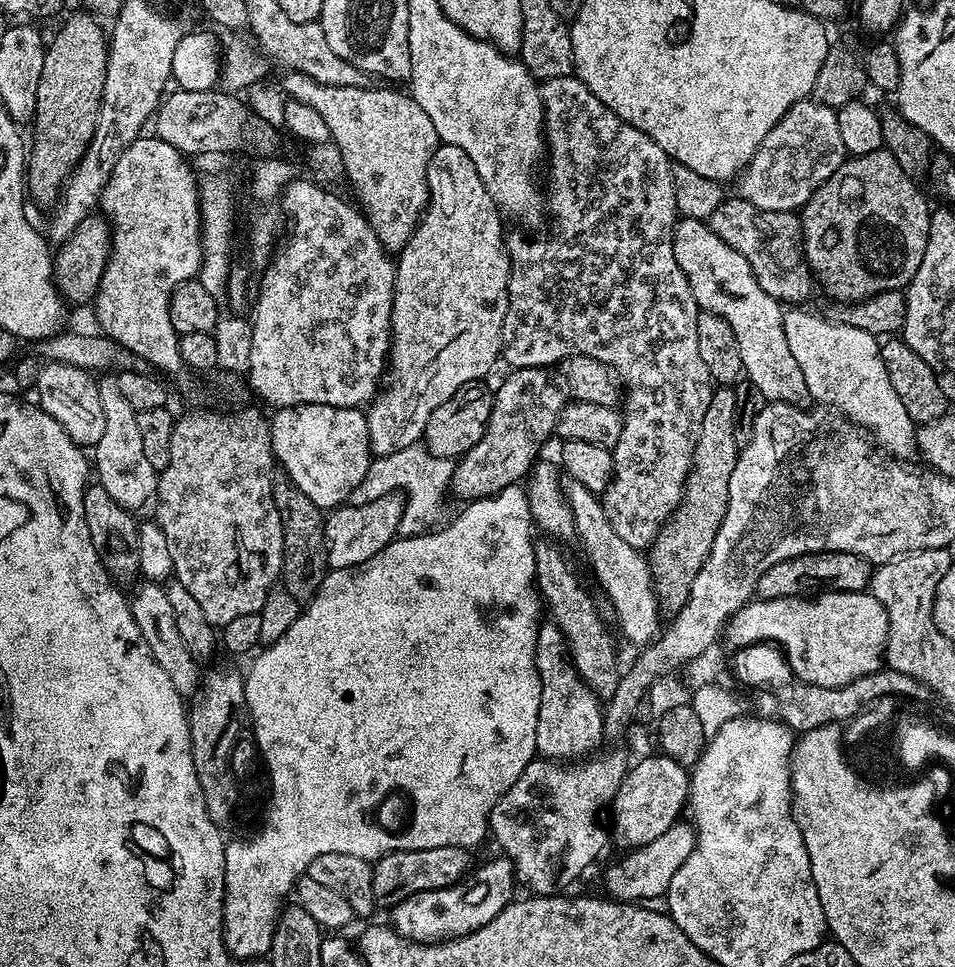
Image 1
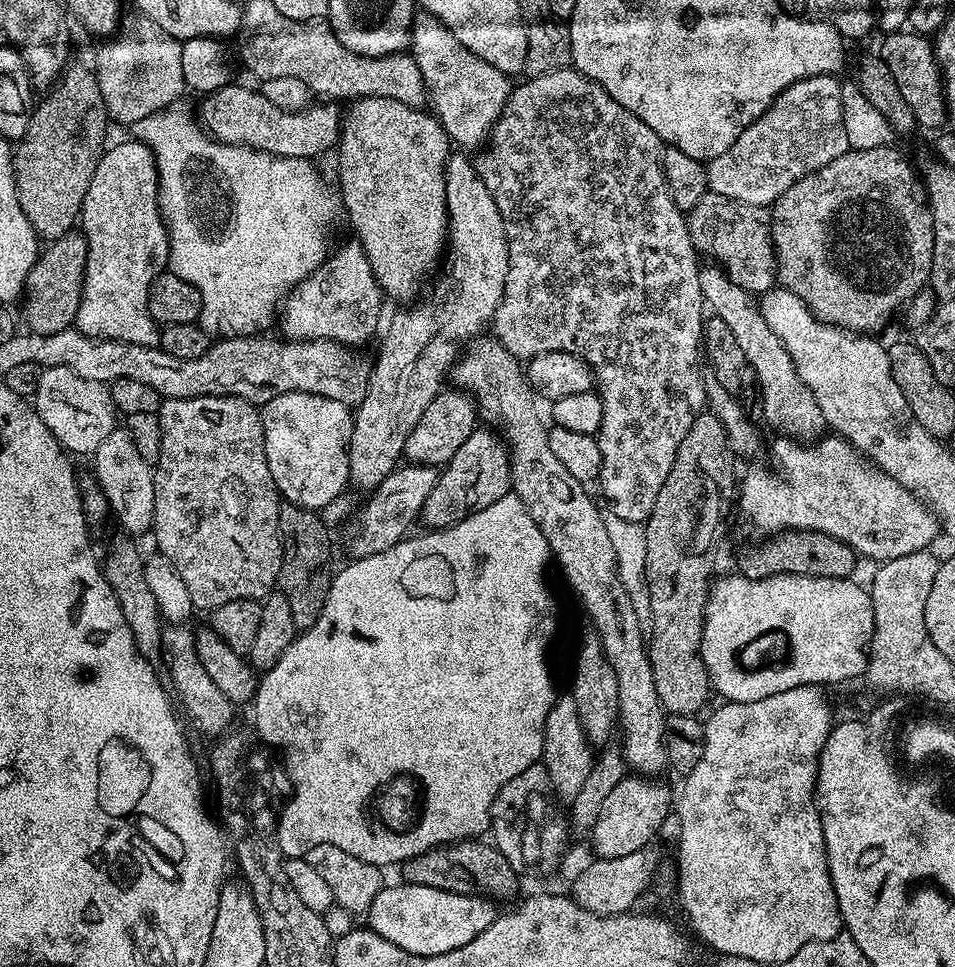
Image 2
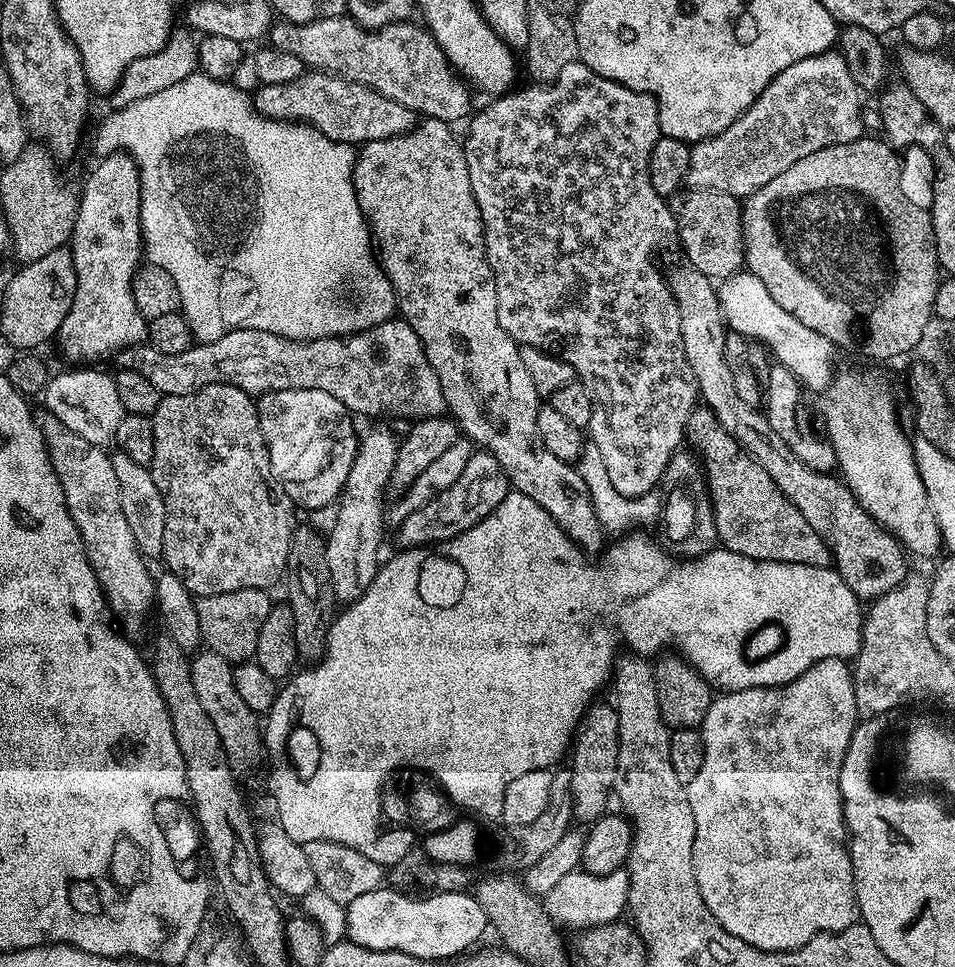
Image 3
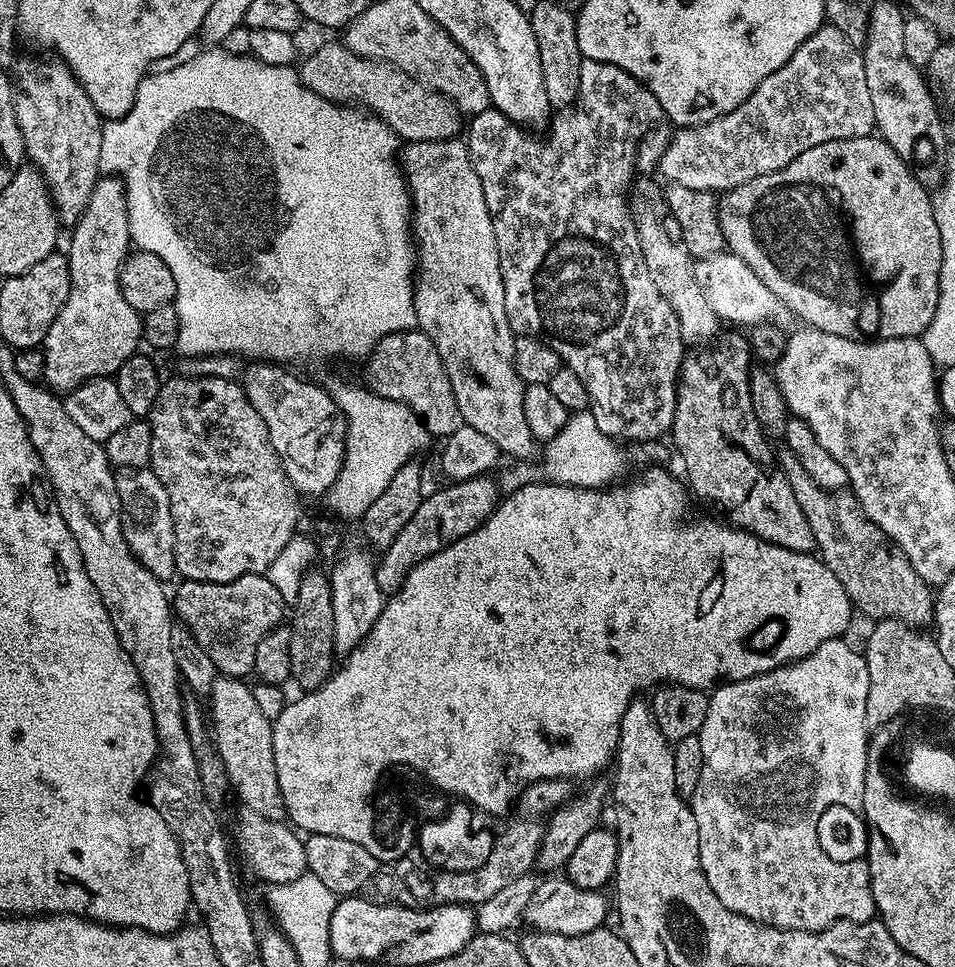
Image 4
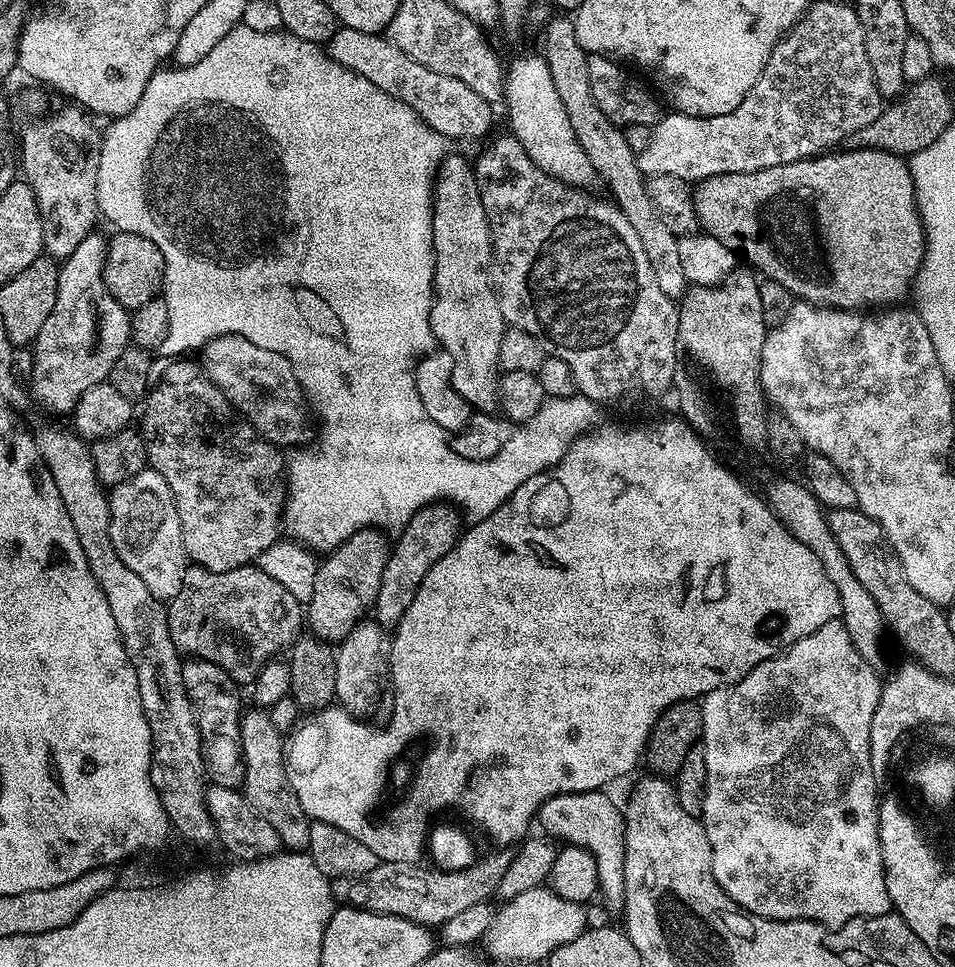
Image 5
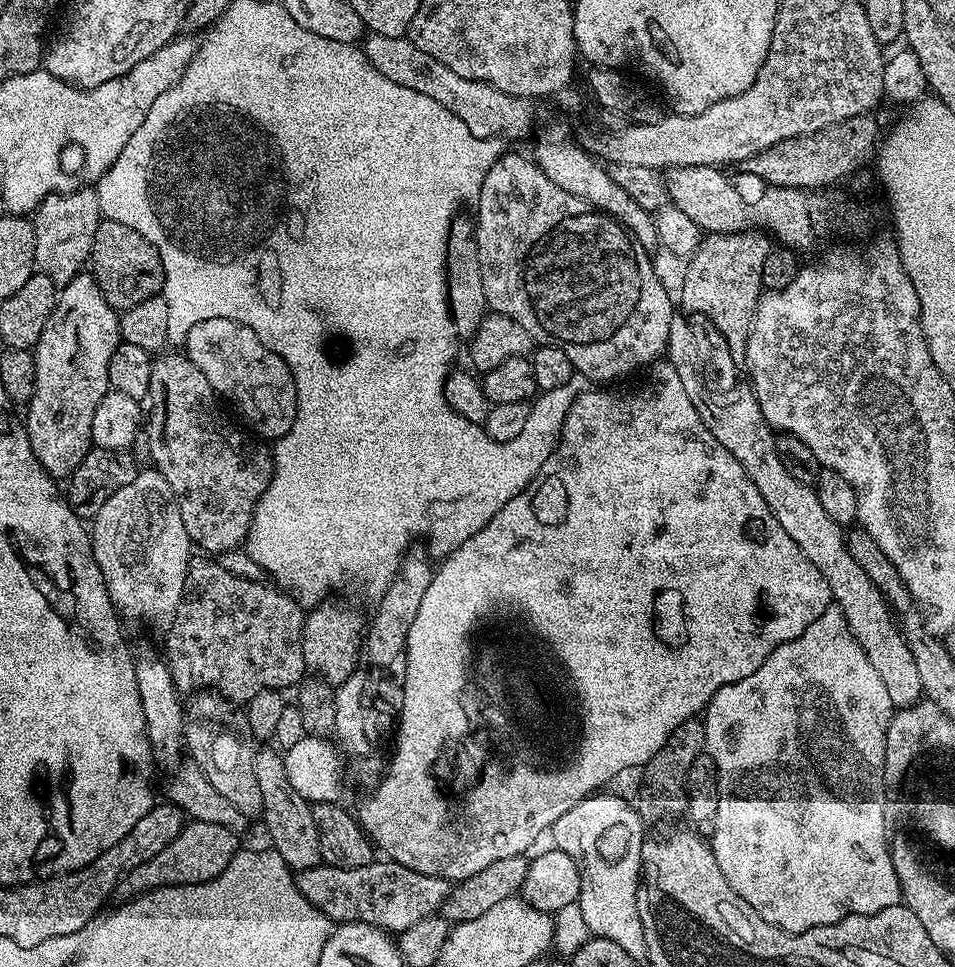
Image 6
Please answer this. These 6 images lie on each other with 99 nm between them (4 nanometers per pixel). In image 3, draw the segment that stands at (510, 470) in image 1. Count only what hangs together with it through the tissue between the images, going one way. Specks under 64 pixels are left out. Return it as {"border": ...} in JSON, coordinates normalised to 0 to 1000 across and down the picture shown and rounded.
{"border":[[[495,466],[492,478],[488,478],[488,486],[480,493],[480,498],[467,507],[455,510],[446,523],[434,527],[414,547],[415,558],[420,568],[443,567],[453,563],[462,563],[464,558],[475,556],[492,544],[505,540],[515,528],[532,514],[534,502],[532,491],[526,486],[523,478],[512,467]]]}

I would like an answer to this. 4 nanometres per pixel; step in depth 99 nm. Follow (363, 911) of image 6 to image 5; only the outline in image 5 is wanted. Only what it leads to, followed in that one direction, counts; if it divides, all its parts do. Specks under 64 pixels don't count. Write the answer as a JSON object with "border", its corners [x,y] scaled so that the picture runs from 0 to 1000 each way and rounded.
{"border":[[[519,880],[524,881],[515,881],[508,889],[499,888],[493,898],[479,902],[460,901],[452,896],[440,898],[436,893],[398,891],[392,900],[387,900],[387,904],[349,909],[348,926],[360,937],[425,949],[435,956],[460,958],[484,945],[484,941],[489,941],[491,937],[501,937],[519,927],[519,917],[526,912],[526,904],[530,904],[537,887],[535,880]]]}

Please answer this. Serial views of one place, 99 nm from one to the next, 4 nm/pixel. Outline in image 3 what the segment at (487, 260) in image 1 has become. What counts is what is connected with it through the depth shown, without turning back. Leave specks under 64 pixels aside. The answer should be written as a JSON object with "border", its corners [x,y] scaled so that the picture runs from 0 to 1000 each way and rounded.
{"border":[[[390,443],[382,451],[380,448],[376,452],[373,473],[352,521],[354,540],[350,540],[350,548],[346,548],[341,556],[341,581],[346,585],[353,622],[374,620],[394,596],[400,579],[398,562],[402,558],[404,547],[402,508],[407,508],[410,498],[416,462],[416,452],[410,452],[406,443]]]}

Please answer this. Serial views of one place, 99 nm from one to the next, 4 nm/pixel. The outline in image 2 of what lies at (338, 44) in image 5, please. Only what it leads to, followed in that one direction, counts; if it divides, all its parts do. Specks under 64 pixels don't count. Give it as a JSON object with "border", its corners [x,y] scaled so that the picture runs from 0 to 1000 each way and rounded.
{"border":[[[250,85],[219,95],[213,103],[214,109],[207,115],[208,127],[234,149],[257,149],[260,153],[285,157],[289,161],[332,163],[347,153],[349,156],[356,147],[358,116],[348,105],[331,105],[335,108],[328,107],[315,115],[301,116],[283,105],[275,94],[263,95]]]}

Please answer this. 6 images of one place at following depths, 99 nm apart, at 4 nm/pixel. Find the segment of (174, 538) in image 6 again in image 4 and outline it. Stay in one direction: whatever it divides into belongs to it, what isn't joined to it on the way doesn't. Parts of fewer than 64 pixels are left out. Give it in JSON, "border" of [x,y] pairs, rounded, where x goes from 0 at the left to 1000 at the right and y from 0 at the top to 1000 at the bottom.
{"border":[[[158,483],[126,486],[121,488],[121,502],[126,516],[128,548],[140,577],[169,600],[176,602],[185,595],[182,573],[182,540],[178,532],[178,515],[160,490]]]}

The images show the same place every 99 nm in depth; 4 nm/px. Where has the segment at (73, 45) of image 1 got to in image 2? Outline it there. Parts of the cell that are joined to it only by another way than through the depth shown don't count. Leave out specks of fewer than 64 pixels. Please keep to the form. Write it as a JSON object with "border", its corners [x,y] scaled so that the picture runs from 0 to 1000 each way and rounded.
{"border":[[[72,65],[47,99],[50,100],[43,108],[41,104],[34,113],[31,130],[25,142],[16,150],[13,171],[23,221],[27,221],[39,244],[53,250],[81,235],[90,196],[94,196],[94,184],[98,184],[98,176],[111,152],[109,135],[115,131],[115,123],[104,85],[101,84],[101,75],[93,67],[91,70],[88,66]]]}

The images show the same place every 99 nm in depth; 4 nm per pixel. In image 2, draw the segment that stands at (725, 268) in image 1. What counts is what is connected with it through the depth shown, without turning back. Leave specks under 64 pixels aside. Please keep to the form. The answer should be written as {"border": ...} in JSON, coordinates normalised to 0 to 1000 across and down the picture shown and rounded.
{"border":[[[753,275],[734,276],[733,295],[743,319],[746,314],[745,322],[752,329],[756,329],[756,333],[760,333],[764,341],[769,341],[769,350],[773,350],[773,358],[777,358],[777,366],[781,366],[781,374],[787,376],[794,387],[795,421],[800,422],[801,436],[806,442],[814,443],[817,446],[814,448],[835,457],[853,457],[860,454],[865,447],[861,420],[857,420],[848,399],[840,395],[831,378],[831,370],[827,370],[823,358],[819,358],[819,350],[815,350],[815,345],[806,341],[802,329],[798,329],[788,303],[769,293]]]}

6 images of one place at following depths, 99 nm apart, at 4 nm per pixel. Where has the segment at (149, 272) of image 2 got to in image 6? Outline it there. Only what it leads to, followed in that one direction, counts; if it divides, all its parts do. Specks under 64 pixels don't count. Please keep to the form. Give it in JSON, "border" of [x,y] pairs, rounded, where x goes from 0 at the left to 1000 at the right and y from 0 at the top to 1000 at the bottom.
{"border":[[[85,283],[62,299],[52,333],[48,333],[48,341],[44,341],[36,361],[38,402],[34,415],[27,419],[27,442],[31,461],[36,465],[36,474],[40,474],[42,482],[50,487],[51,492],[74,493],[75,487],[84,481],[93,463],[97,462],[98,424],[103,424],[103,416],[107,416],[107,412],[115,403],[115,366],[119,366],[127,354],[123,320],[117,319],[115,312],[111,312],[99,285]]]}

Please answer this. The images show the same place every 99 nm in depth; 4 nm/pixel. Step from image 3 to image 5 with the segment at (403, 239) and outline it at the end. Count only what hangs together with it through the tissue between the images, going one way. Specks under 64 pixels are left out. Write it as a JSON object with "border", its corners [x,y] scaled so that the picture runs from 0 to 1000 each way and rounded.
{"border":[[[470,159],[461,168],[461,176],[454,183],[452,204],[452,257],[457,264],[457,278],[452,293],[452,320],[450,337],[455,355],[475,374],[473,394],[488,416],[495,423],[511,428],[524,416],[524,349],[530,342],[530,332],[519,307],[516,286],[507,276],[512,276],[515,264],[515,239],[505,213],[503,193],[498,187],[495,171],[482,161]]]}

